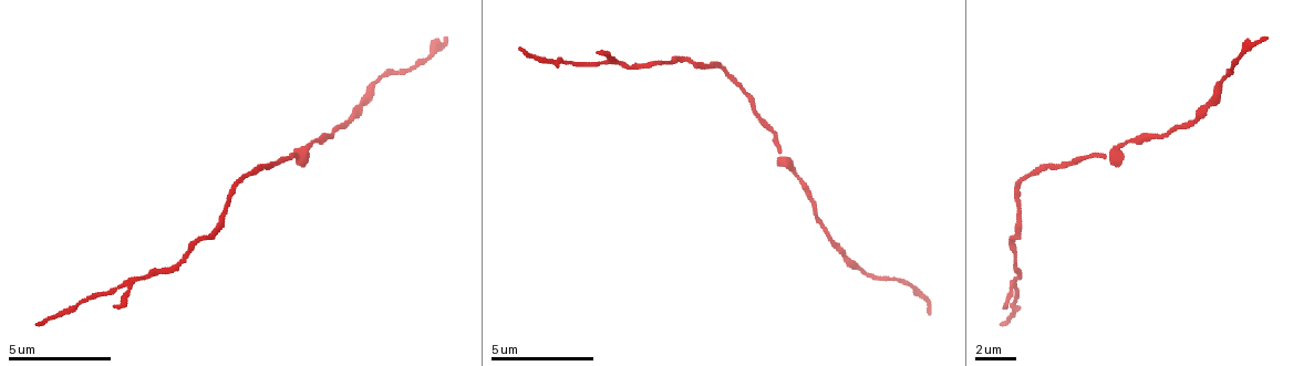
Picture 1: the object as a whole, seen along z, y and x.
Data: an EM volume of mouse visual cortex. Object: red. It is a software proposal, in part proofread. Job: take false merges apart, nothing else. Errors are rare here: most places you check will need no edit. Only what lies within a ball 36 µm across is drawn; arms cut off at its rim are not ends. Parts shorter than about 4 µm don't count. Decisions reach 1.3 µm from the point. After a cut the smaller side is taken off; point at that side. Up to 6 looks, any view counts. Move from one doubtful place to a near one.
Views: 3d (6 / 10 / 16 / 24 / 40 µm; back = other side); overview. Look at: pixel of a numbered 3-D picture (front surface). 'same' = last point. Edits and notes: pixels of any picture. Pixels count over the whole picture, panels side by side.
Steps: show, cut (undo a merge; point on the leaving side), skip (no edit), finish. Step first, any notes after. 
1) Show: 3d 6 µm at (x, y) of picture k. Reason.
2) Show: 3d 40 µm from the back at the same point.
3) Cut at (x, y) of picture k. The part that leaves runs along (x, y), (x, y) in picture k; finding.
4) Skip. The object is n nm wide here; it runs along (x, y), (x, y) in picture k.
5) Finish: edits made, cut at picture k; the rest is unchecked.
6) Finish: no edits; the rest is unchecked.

Show: 3d 6 µm at (662, 62) of picture 1.

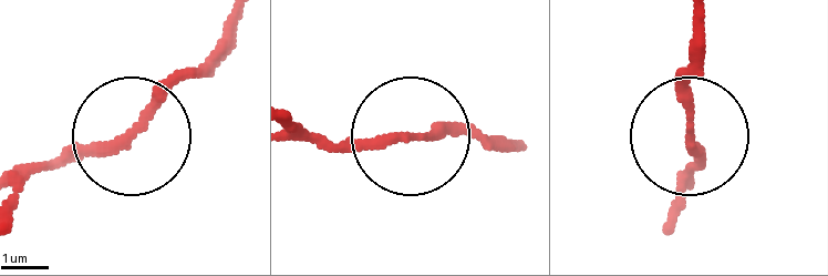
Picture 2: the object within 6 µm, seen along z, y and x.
Skip. The object is 190 nm wide here; it runs along (235, 20), (132, 135), (12, 166) in picture 2; one cell here.

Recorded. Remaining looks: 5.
Show: 3d 10 µm at (1059, 166) of picture 1.

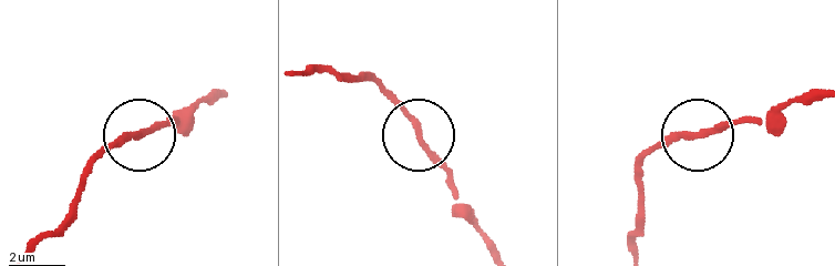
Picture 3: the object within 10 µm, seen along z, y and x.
Skip. It runs along (696, 137), (669, 137), (643, 150) in picture 3; all the same cell.

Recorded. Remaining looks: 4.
Show: 3d 10 µm at (802, 183) of picture 1. Calibre changes.

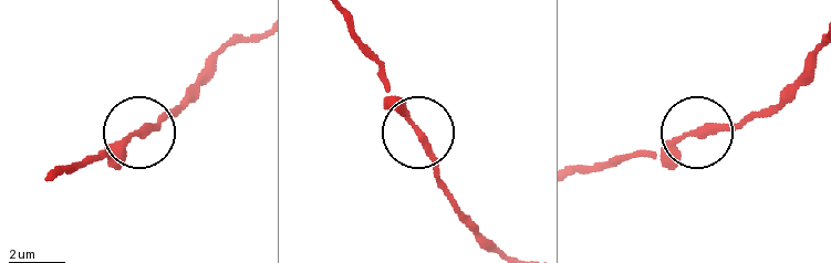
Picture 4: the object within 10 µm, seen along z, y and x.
Show: 3d 10 µm from the back at (417, 129) of picture 4. From behind.

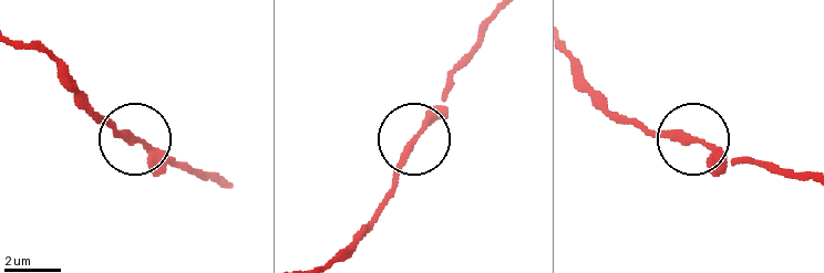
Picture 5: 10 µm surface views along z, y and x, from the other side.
Skip. It runs along (792, 176), (730, 164), (694, 137), (651, 135), (618, 121) in picture 5; continuous, no second cell.

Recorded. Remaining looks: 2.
Finish: no edits; the rest is unchecked.

